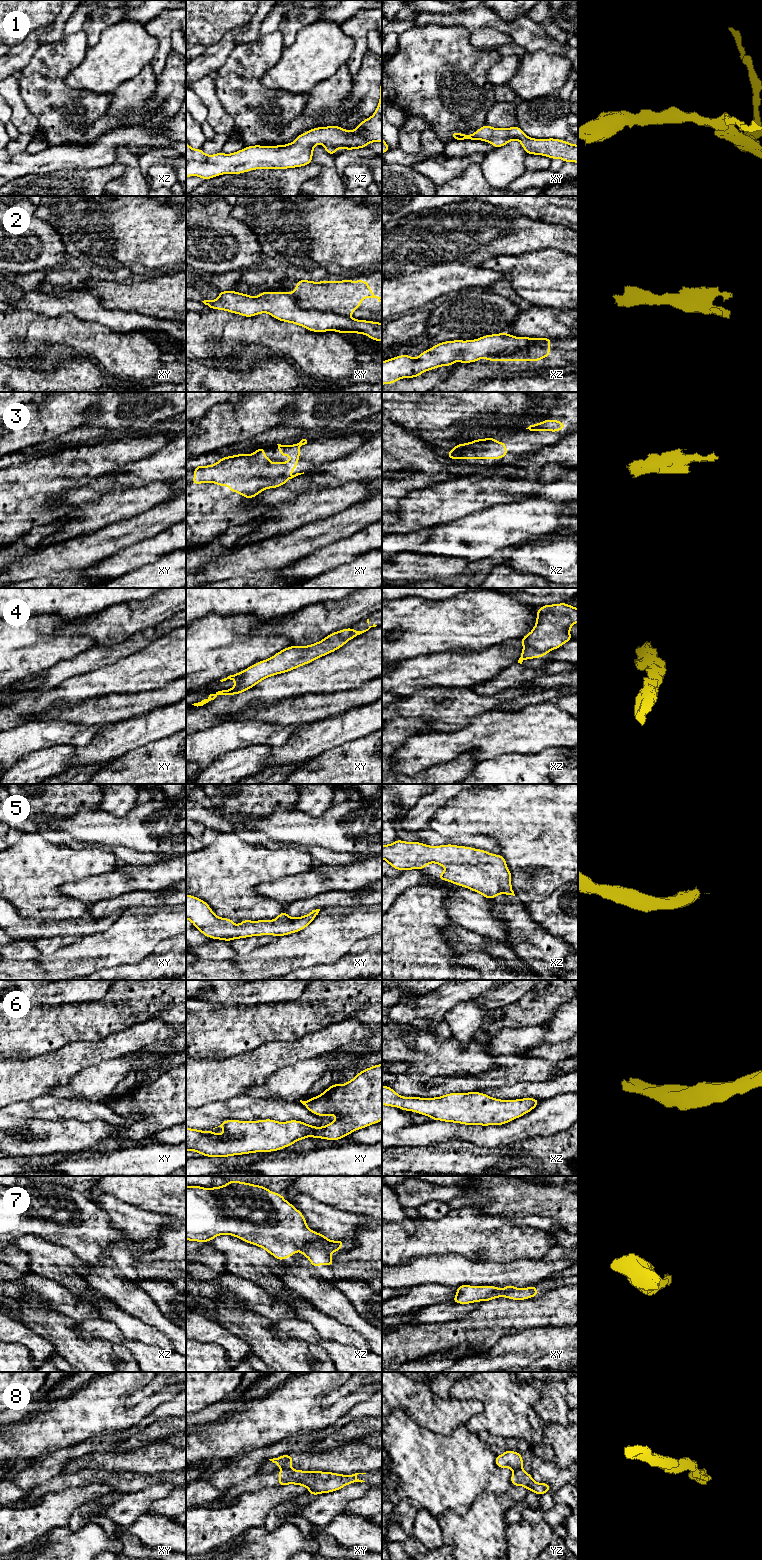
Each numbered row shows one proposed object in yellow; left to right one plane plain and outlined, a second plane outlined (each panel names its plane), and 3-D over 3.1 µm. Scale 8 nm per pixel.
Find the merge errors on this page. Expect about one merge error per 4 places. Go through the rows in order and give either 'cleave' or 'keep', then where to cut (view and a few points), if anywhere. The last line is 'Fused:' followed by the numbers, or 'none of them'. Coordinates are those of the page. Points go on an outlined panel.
1: keep; no cut
2: cleave; cut in xy along (289, 293), (303, 308), (331, 311), (346, 316)
3: keep; no cut
4: keep; no cut
5: keep; no cut
6: keep; no cut
7: keep; no cut
8: cleave; cut in xy along (281, 1467), (290, 1468)
Fused: 2, 8

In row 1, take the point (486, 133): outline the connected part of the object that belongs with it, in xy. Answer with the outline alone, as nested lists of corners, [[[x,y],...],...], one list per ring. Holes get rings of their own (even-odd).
[[[485,124],[475,133],[466,135],[451,133],[453,140],[481,140],[489,142],[494,148],[502,147],[513,140],[518,140],[527,154],[543,155],[551,160],[559,158],[564,162],[578,163],[578,145],[560,139],[535,139],[526,136],[518,126],[493,128]]]

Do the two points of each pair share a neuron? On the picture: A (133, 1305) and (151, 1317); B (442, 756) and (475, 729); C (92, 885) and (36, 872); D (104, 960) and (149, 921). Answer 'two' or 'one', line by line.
A: one
B: one
C: two
D: one

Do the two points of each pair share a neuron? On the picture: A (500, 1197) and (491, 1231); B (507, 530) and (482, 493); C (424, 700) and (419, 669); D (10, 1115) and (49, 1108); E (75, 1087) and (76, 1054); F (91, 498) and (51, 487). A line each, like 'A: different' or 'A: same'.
A: different
B: different
C: different
D: same
E: different
F: different

